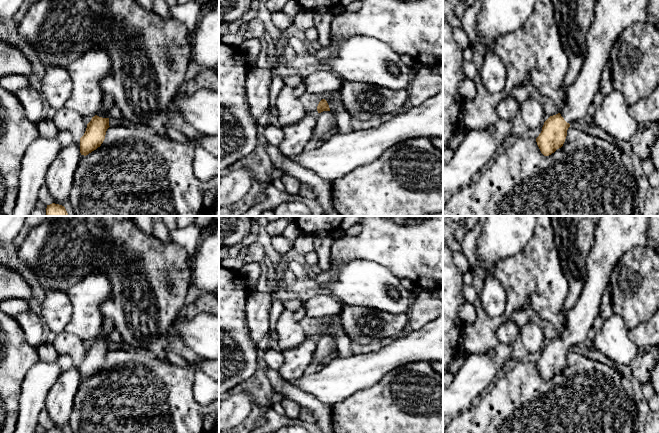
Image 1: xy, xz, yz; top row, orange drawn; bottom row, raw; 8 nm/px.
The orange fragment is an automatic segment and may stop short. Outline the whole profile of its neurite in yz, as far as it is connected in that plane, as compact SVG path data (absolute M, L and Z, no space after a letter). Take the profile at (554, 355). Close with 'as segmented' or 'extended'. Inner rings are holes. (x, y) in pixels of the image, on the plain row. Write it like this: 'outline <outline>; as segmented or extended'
outline M600 216L595 243L587 259L584 289L575 306L566 312L563 332L544 346L536 362L544 380L563 370L572 346L588 339L588 332L599 316L602 294L609 287L611 273L619 259L636 246L651 246L659 252L659 245L650 237L648 227L648 216Z; extended

